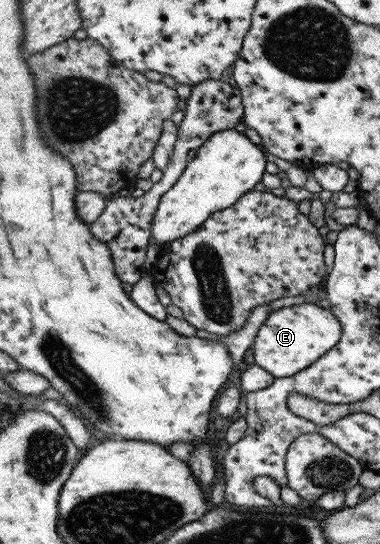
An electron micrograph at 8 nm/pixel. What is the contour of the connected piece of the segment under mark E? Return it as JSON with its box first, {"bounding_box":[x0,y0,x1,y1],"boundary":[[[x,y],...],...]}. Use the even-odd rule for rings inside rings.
{"bounding_box":[251,302,341,378],"boundary":[[[303,302],[270,312],[256,332],[251,354],[254,363],[274,378],[293,376],[323,356],[341,335],[341,325],[332,312],[316,303]]]}

